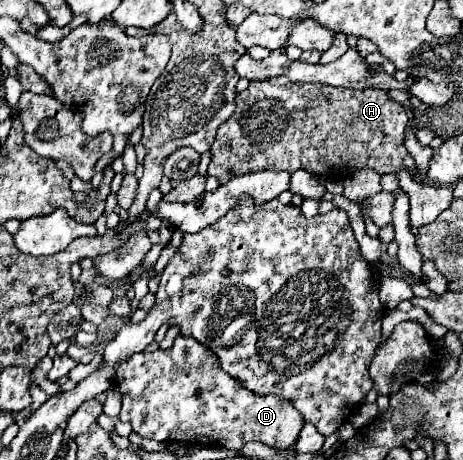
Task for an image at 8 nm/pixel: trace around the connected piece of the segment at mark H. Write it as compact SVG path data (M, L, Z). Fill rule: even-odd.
M281 76L281 78L273 78L273 80L253 80L247 90L243 90L235 96L235 104L237 104L235 112L231 114L231 118L227 122L223 122L219 126L217 138L211 146L213 158L209 164L209 176L215 176L221 184L225 184L225 180L231 180L233 176L243 176L243 174L259 172L259 170L273 170L273 172L285 170L289 174L293 174L295 170L307 170L309 174L317 174L317 176L337 176L335 180L345 180L347 176L351 176L355 170L361 170L361 168L371 168L381 176L383 174L397 174L399 170L407 170L411 176L417 172L417 164L413 164L413 158L409 156L409 152L403 146L405 126L407 126L409 118L407 118L403 106L399 102L391 100L387 96L387 92L383 92L383 90L375 90L375 88L353 90L353 88L335 88L335 86L327 86L327 84L297 84L297 82L285 80L285 76Z

